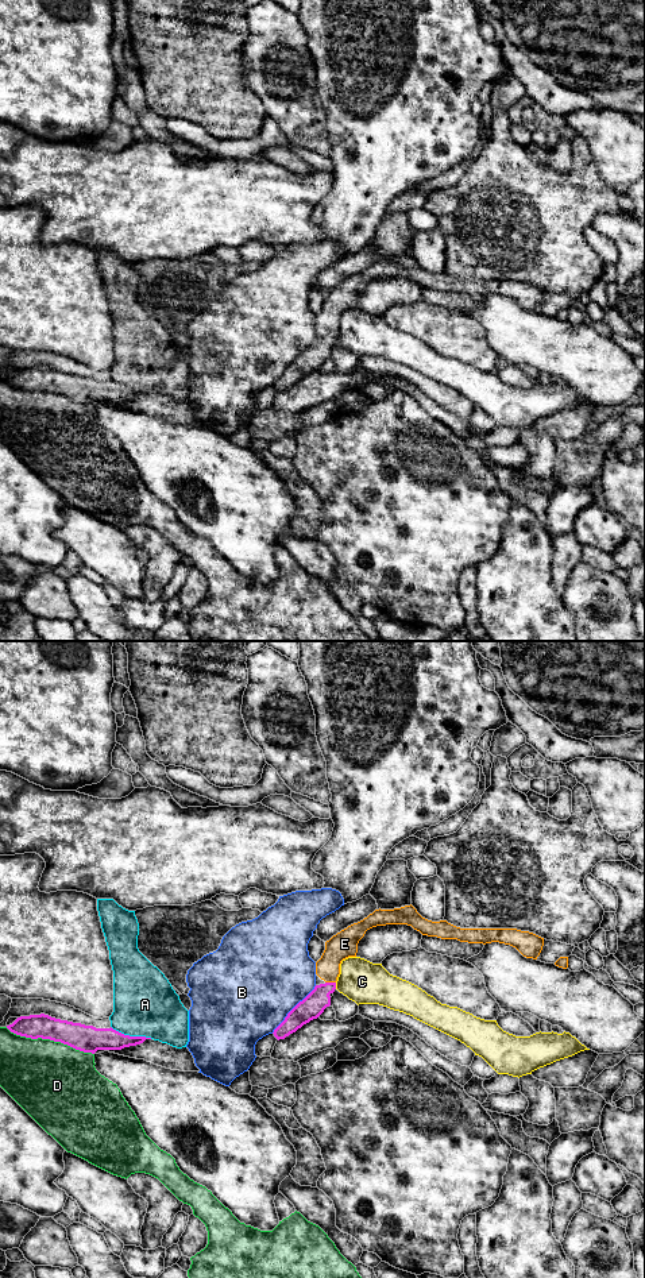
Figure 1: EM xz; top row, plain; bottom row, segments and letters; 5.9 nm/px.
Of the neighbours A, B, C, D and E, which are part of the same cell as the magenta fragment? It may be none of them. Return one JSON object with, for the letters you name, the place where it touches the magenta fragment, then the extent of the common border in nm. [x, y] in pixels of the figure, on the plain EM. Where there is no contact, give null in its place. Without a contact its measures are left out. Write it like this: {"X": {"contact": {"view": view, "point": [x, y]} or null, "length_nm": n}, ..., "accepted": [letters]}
{"E": {"contact": {"view": "xz", "point": [331, 335]}, "length_nm": 60}, "accepted": ["E"]}

